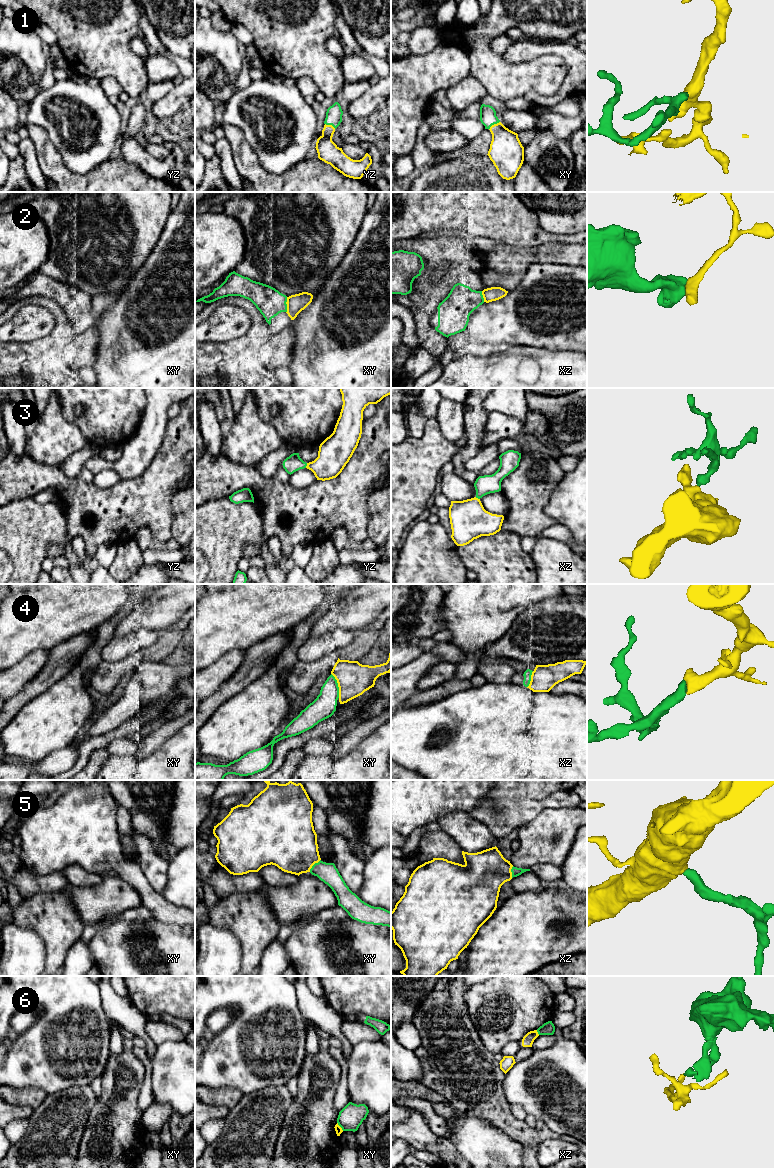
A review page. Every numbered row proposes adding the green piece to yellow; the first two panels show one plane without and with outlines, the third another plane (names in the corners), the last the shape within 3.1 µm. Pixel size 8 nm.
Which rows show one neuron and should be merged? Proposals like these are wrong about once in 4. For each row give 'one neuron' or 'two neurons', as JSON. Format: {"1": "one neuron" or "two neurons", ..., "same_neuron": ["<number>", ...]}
{"1": "one neuron", "2": "two neurons", "3": "one neuron", "4": "one neuron", "5": "one neuron", "6": "two neurons", "same_neuron": ["1", "3", "4", "5"]}

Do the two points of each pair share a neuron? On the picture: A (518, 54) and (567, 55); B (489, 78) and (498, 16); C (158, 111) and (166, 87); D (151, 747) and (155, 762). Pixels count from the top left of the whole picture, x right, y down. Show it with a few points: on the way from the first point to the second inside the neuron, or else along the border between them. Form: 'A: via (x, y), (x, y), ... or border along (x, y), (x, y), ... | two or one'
A: via (530, 50), (555, 49) | one
B: via (484, 63), (485, 31) | one
C: border along (175, 86), (153, 103) | two
D: border along (156, 749), (140, 760) | two

